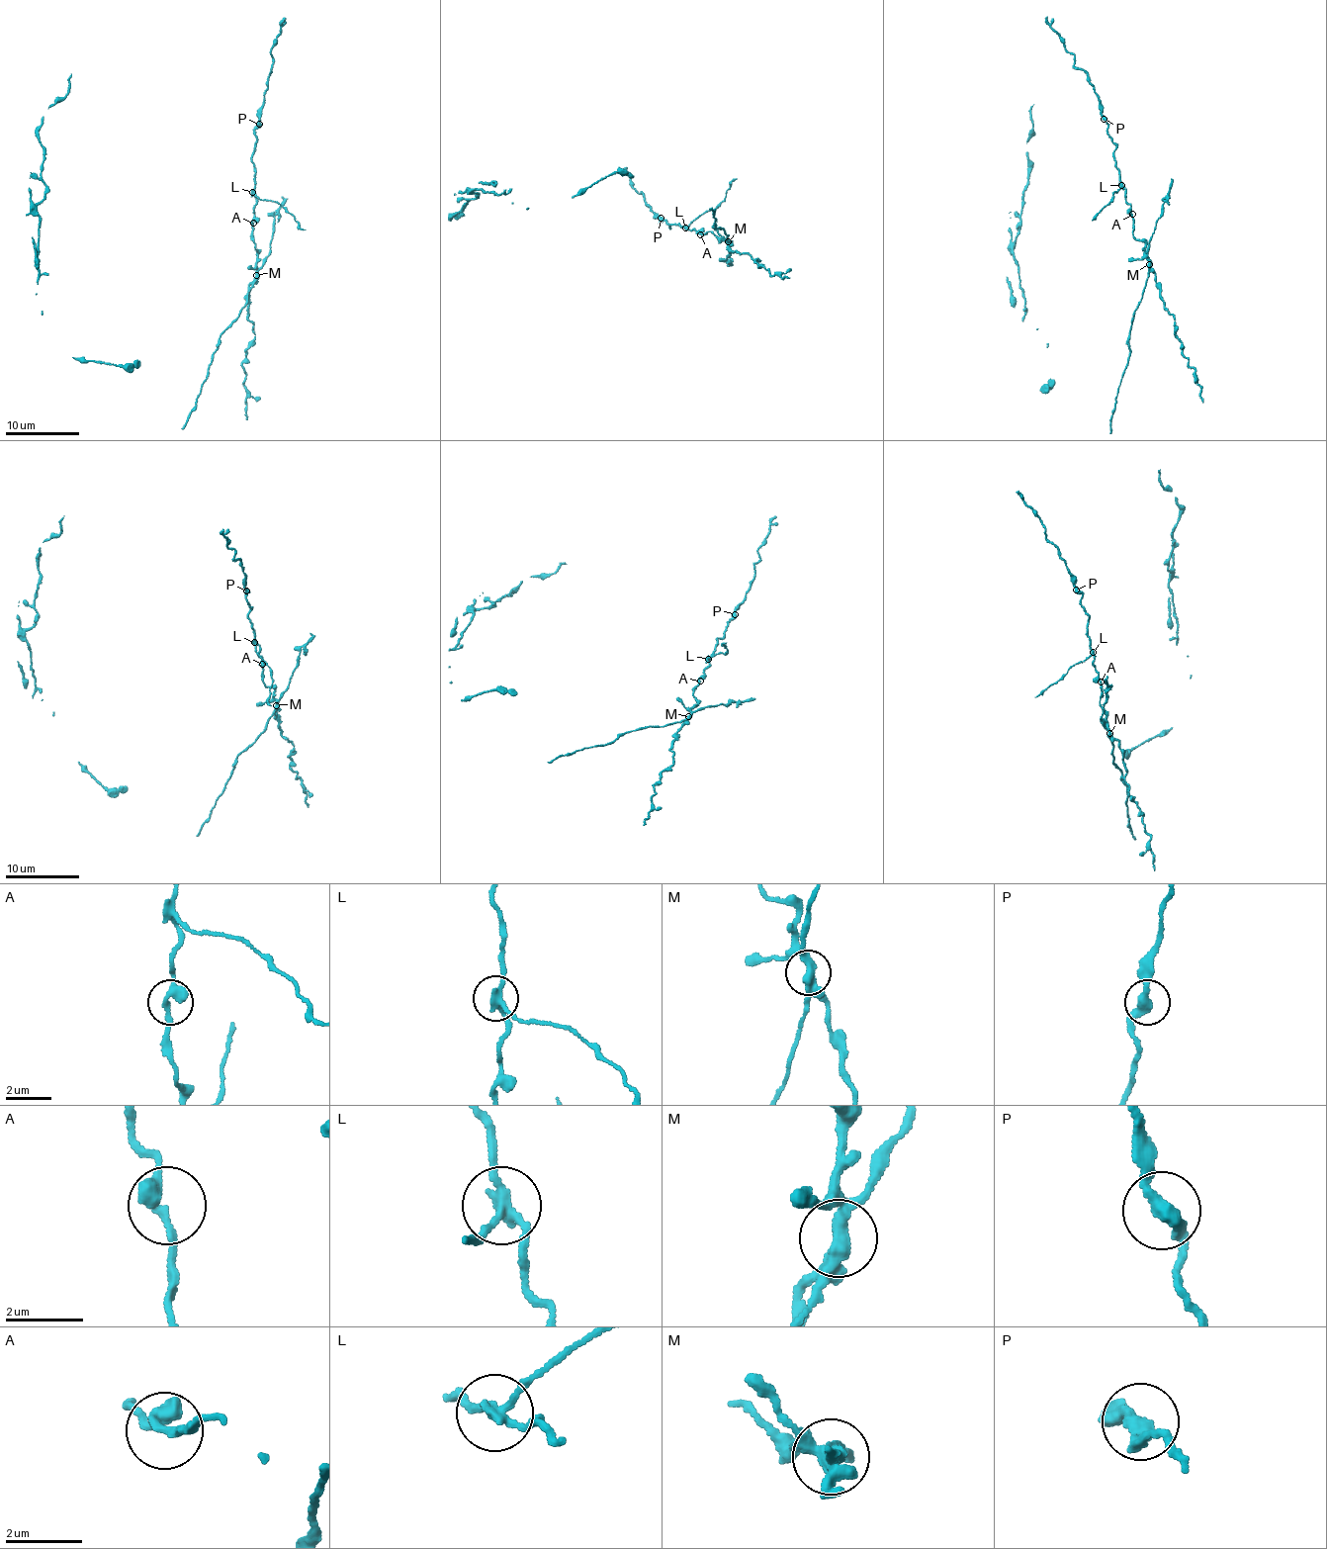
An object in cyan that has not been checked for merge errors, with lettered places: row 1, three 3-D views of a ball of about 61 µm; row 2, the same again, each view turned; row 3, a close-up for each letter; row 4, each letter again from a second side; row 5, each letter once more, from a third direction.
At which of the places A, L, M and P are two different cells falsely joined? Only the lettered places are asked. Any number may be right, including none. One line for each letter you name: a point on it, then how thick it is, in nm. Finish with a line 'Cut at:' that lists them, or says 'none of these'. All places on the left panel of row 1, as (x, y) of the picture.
L: place (252, 192); calibre 220 nm
M: place (256, 275); calibre 320 nm
Cut at: L, M

